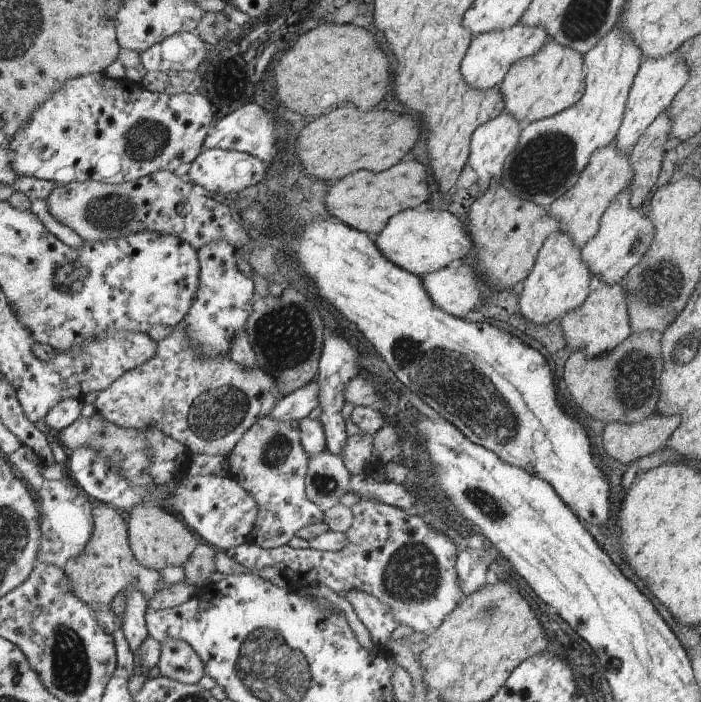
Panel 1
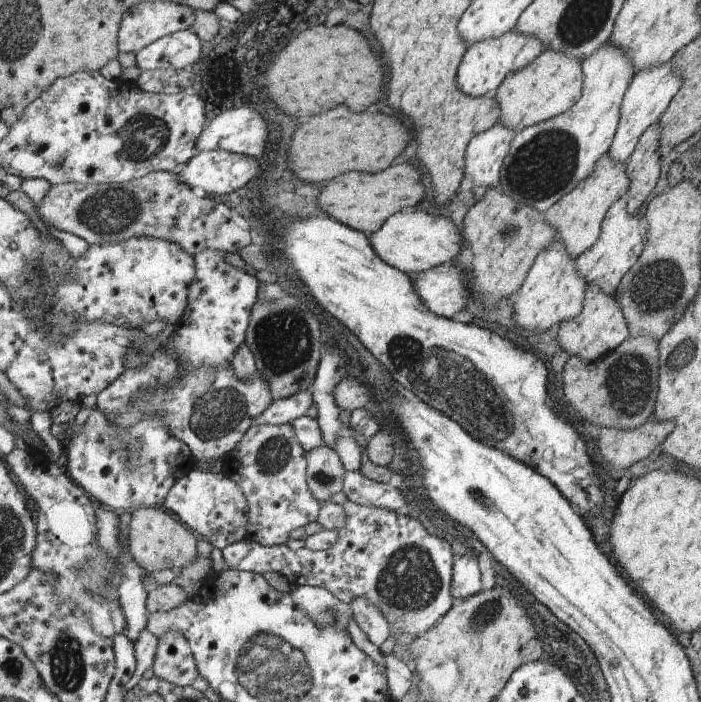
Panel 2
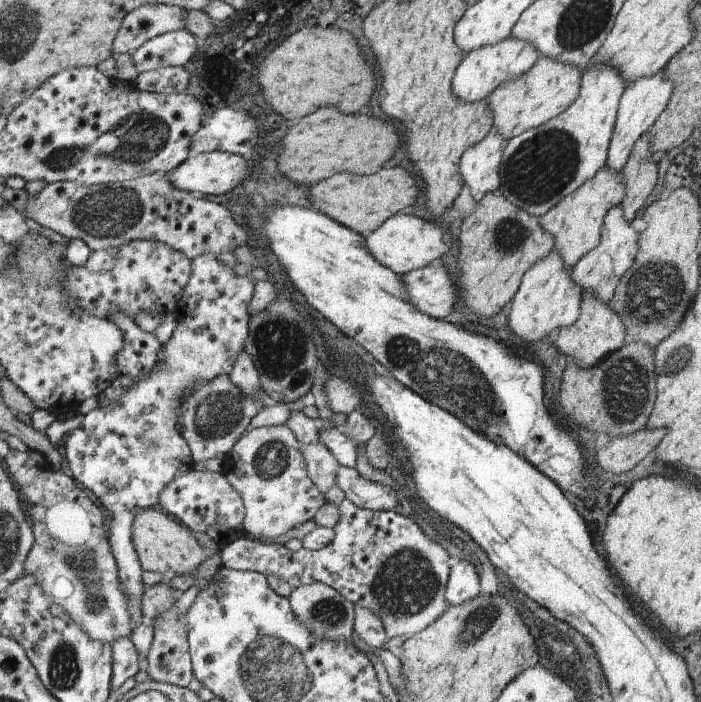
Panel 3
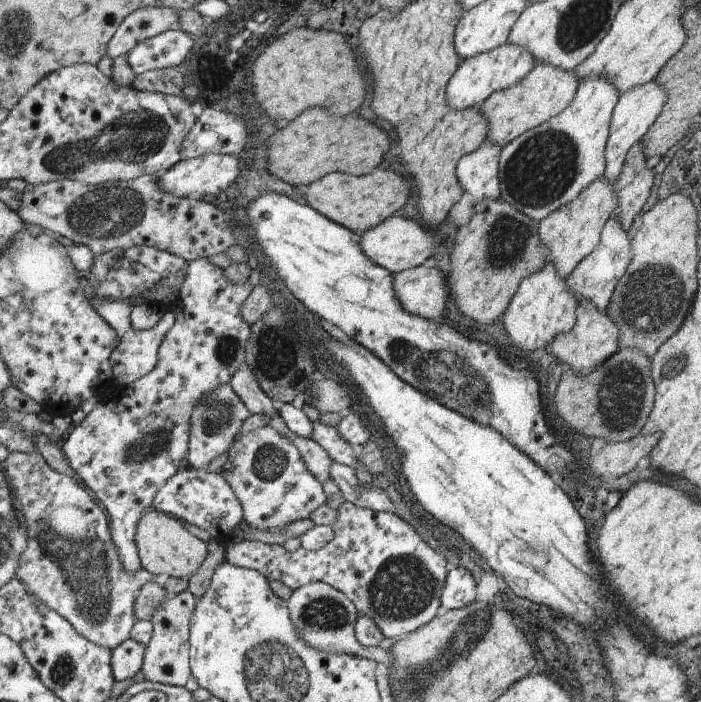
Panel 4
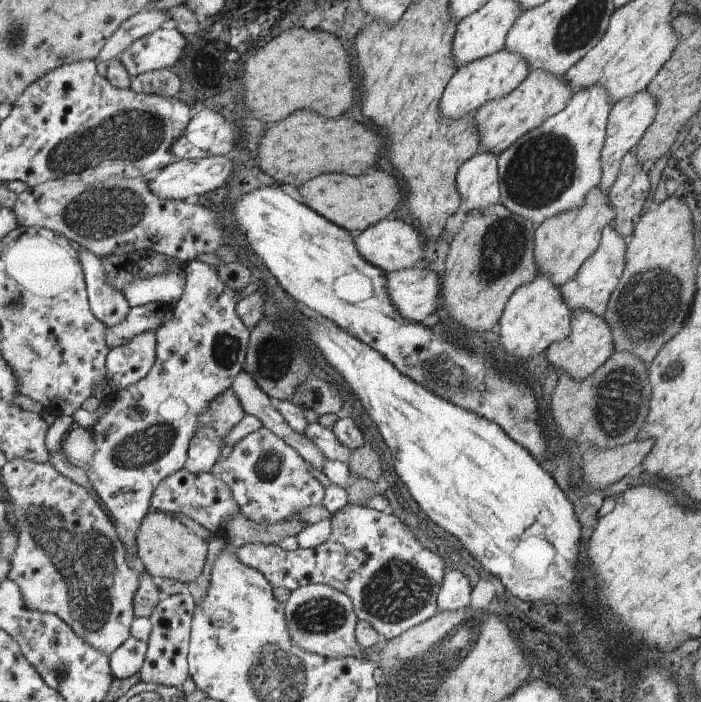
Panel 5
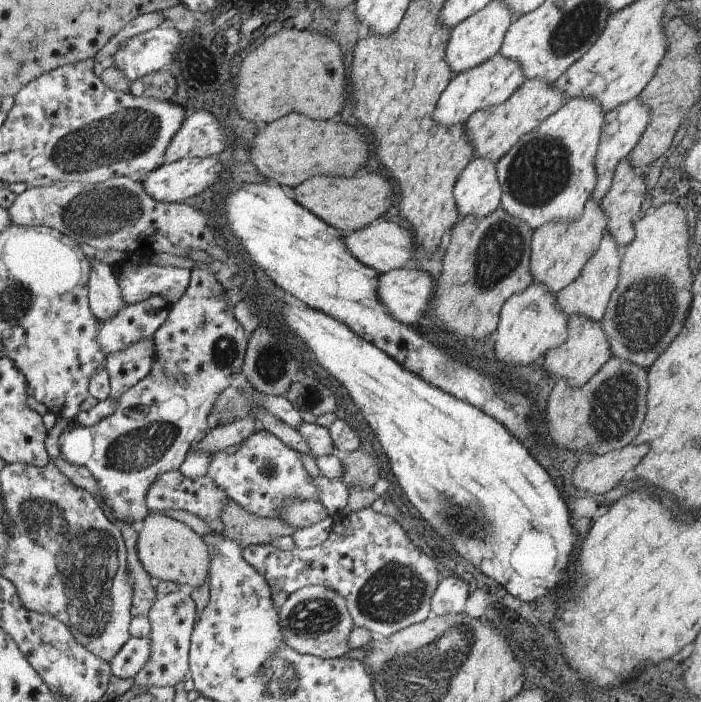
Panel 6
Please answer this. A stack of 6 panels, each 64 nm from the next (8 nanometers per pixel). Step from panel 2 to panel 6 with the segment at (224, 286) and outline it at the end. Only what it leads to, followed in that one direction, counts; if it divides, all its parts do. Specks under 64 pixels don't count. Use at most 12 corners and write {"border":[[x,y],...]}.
{"border":[[201,262],[113,414],[61,434],[119,523],[151,513],[243,375],[250,336]]}

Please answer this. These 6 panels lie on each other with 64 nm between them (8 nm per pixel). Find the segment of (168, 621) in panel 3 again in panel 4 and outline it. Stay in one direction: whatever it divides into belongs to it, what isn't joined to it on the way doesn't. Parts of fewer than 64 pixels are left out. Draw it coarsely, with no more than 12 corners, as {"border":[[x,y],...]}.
{"border":[[183,591],[153,618],[142,672],[185,686],[189,624],[198,598]]}

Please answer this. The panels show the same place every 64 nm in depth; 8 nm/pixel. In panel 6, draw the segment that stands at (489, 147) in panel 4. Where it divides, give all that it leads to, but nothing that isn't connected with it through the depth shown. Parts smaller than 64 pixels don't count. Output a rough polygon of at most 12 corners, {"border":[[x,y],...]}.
{"border":[[475,157],[454,190],[462,216],[485,218],[502,203],[498,163]]}

